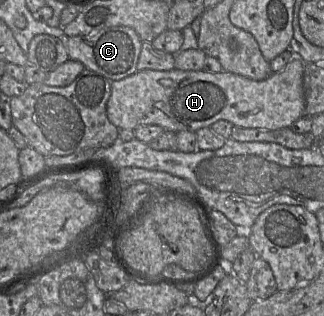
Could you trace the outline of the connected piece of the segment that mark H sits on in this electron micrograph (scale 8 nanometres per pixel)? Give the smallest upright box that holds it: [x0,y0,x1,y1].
[106,57,305,132]

